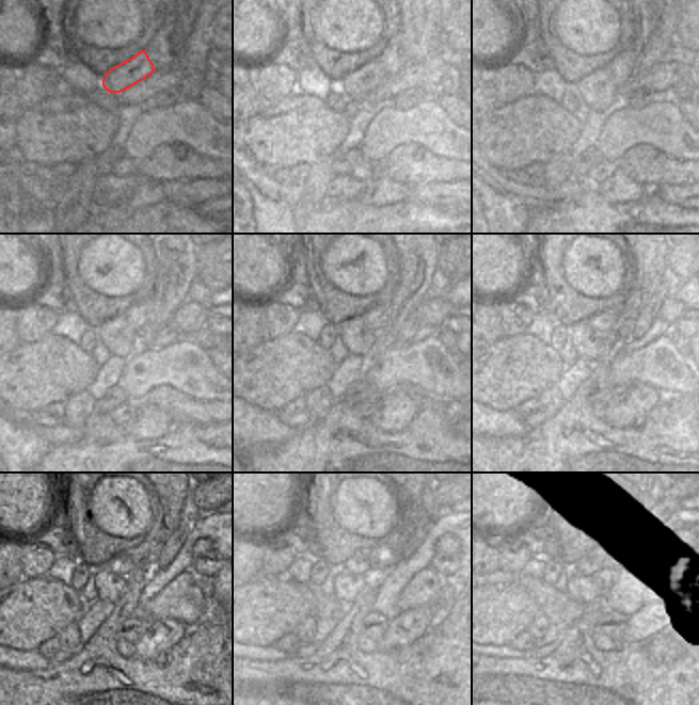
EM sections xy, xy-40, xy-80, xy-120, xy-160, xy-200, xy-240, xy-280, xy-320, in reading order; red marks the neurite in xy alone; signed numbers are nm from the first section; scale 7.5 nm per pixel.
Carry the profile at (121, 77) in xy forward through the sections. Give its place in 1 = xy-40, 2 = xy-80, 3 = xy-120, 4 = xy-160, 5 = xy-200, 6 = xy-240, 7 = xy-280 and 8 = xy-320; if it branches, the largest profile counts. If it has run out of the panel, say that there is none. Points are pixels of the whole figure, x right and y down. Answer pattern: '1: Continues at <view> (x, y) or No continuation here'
1: Continues at xy-40 (356, 84)
2: Continues at xy-80 (597, 90)
3: Continues at xy-120 (115, 333)
4: Continues at xy-160 (358, 339)
5: Continues at xy-200 (588, 343)
6: Continues at xy-240 (110, 587)
7: Continues at xy-280 (347, 588)
8: Continues at xy-320 (584, 590)

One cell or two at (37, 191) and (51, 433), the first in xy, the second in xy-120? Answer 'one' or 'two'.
one

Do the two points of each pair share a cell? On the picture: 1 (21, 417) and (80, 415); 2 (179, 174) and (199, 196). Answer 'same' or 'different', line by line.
1: different
2: different

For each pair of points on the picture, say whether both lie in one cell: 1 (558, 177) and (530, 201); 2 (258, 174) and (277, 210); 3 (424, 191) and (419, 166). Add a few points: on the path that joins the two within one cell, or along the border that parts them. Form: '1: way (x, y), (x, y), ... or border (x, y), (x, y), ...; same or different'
1: border (570, 177), (555, 188), (544, 187); different
2: border (252, 186), (261, 194), (291, 208); different
3: border (447, 181), (432, 181), (410, 187); different

